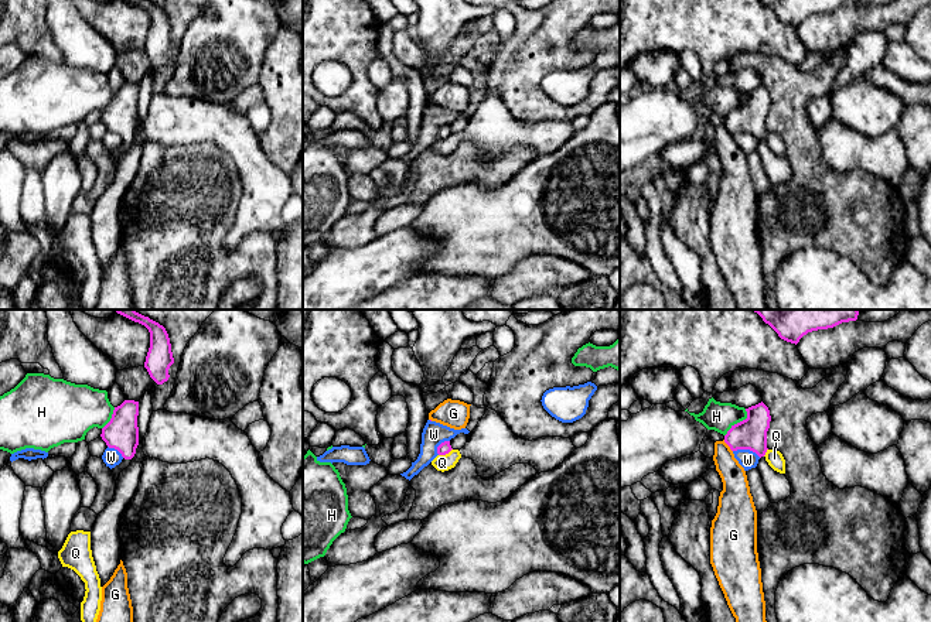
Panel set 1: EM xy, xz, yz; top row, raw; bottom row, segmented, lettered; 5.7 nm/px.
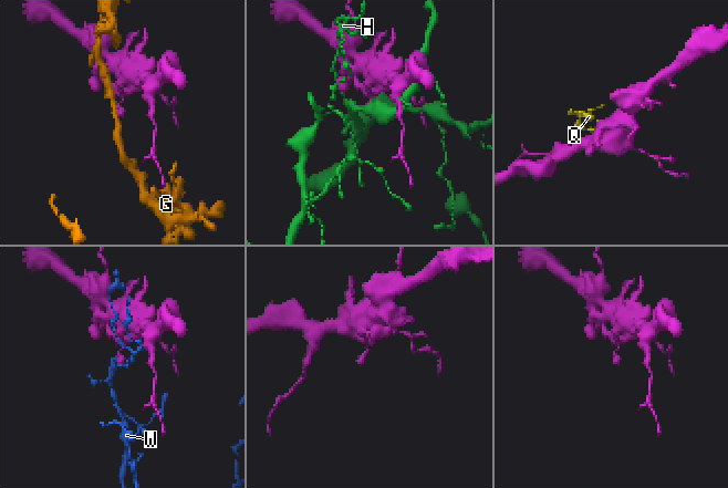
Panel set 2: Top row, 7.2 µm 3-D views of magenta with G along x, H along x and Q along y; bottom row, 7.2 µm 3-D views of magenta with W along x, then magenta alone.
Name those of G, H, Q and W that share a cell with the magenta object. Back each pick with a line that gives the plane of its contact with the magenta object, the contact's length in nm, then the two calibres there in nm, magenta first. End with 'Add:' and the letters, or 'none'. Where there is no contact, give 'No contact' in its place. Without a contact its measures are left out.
Add: none

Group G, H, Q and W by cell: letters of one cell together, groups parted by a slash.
G / H / Q / W

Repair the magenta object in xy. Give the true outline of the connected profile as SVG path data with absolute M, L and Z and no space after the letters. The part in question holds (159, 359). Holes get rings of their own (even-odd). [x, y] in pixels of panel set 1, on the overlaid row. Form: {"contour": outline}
{"contour": "M116 310L117 314L144 325L150 332L150 348L146 356L144 368L150 377L163 385L168 380L168 369L174 363L168 334L163 325L144 317L134 310Z"}

